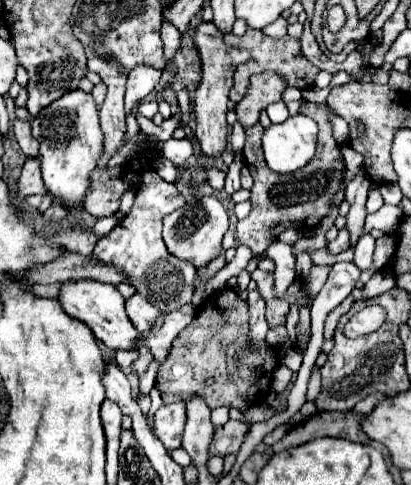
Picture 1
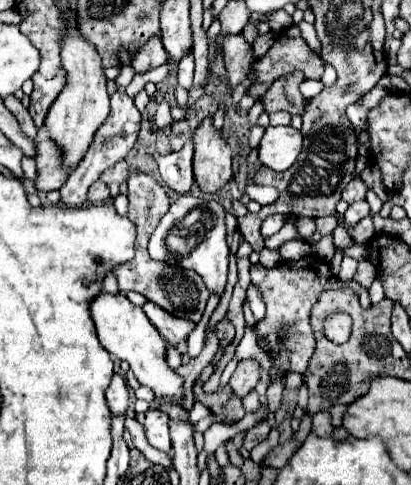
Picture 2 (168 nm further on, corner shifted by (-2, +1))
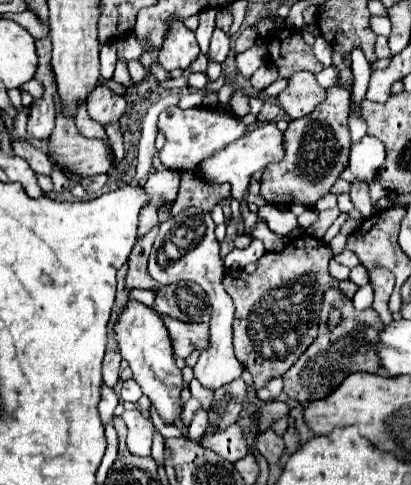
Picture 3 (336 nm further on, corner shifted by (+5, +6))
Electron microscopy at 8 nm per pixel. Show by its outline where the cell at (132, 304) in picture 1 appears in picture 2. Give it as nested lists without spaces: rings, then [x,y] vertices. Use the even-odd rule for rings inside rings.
[[[147,301],[143,307],[145,315],[149,317],[149,321],[157,327],[157,331],[169,341],[169,345],[177,347],[177,351],[181,355],[187,353],[187,339],[191,335],[191,331],[195,329],[195,323],[187,321],[187,319],[179,319],[167,311],[163,311],[159,305]]]

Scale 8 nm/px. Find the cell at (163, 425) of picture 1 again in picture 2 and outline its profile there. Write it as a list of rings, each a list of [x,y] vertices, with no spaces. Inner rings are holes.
[[[149,409],[145,413],[137,413],[135,419],[137,419],[137,423],[143,425],[145,437],[147,437],[151,447],[155,447],[159,451],[165,451],[165,453],[171,451],[171,439],[167,435],[167,419],[169,419],[167,413]]]

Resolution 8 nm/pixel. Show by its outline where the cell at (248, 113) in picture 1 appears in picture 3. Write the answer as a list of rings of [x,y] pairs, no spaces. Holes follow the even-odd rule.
[[[296,72],[288,78],[288,86],[276,96],[276,102],[294,118],[310,114],[324,100],[324,88],[314,80],[312,72]]]

